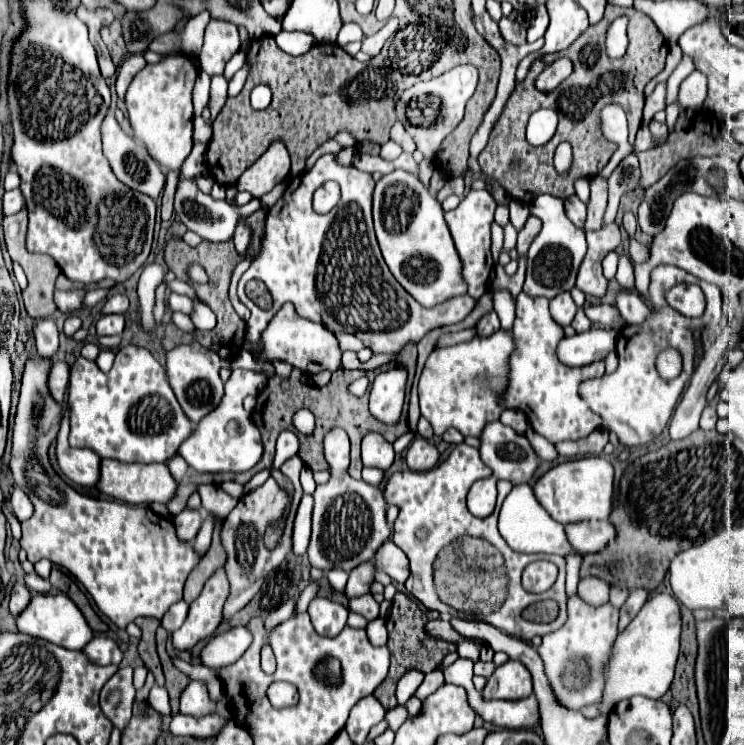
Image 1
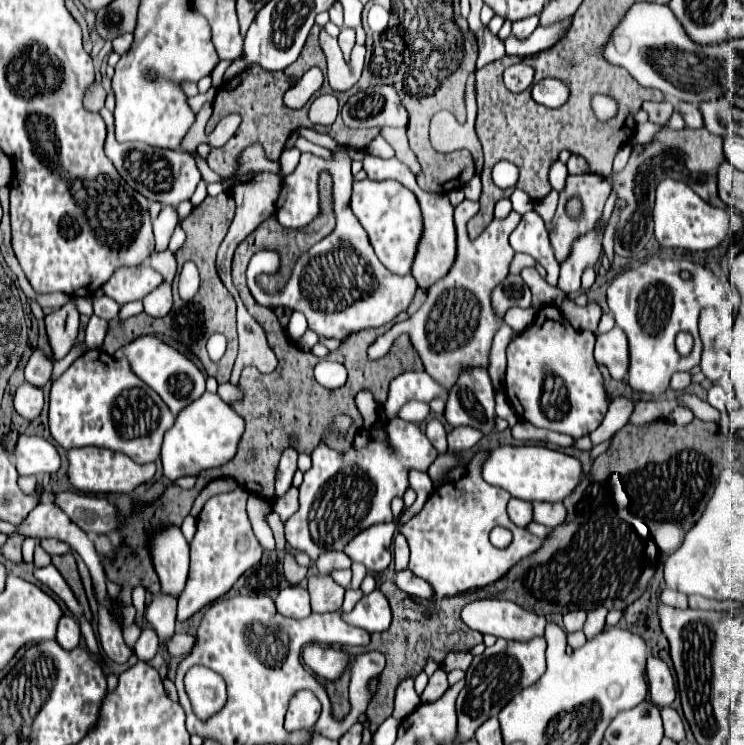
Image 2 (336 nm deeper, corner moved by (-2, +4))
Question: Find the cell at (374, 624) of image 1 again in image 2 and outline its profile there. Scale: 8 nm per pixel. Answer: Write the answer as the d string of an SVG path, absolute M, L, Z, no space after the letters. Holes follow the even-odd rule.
M376 588L370 594L364 594L362 600L356 604L356 608L348 614L344 614L344 620L352 626L360 626L366 632L384 632L390 626L392 614L390 614L390 604L386 596Z

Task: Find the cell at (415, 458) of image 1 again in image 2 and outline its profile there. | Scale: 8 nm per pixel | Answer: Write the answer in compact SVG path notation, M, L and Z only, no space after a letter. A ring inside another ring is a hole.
M458 426L458 428L452 428L448 432L448 448L452 452L462 452L462 450L470 450L474 444L478 444L478 440L482 438L484 434L478 430L478 428L472 428L472 426Z

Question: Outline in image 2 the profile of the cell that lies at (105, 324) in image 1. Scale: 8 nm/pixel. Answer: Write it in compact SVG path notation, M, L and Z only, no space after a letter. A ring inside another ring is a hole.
M92 296L92 306L94 306L94 314L104 320L118 318L120 304L108 296Z

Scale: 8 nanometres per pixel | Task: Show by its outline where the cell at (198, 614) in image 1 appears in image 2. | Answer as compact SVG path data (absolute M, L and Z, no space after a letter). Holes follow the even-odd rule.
M236 488L234 492L212 496L196 522L196 536L190 544L190 574L184 592L178 598L178 620L188 620L194 612L208 606L222 594L226 594L234 582L262 558L262 546L256 540L250 520L246 516L248 492Z

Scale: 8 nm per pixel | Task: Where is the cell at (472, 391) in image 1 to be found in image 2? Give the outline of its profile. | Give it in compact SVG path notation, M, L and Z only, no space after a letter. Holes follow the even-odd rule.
M406 402L400 412L398 412L398 418L402 420L408 420L408 422L422 422L430 412L430 406L424 404L424 402Z

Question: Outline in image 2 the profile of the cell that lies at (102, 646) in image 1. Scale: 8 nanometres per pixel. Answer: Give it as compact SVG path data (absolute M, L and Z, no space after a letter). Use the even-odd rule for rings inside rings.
M62 614L62 618L58 620L56 642L64 650L74 650L78 646L78 642L80 642L80 626L76 624L76 620L70 614Z

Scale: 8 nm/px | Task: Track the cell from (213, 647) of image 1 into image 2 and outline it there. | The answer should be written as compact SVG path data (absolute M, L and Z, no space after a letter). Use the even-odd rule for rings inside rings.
M174 634L168 642L166 642L166 652L170 656L186 656L192 650L192 644L196 642L194 636L190 634Z

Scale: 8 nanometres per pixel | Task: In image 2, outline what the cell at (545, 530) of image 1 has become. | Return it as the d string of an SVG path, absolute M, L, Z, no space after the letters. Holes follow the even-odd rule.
M510 498L510 502L508 502L508 516L510 516L510 520L514 524L524 528L528 522L532 522L532 504L526 502L526 500Z

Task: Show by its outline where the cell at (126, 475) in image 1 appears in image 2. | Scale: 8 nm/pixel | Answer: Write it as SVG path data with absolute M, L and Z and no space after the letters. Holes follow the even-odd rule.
M84 446L68 450L68 480L74 488L86 494L128 494L136 486L150 482L156 472L156 464L136 464L122 452L112 452L108 448Z

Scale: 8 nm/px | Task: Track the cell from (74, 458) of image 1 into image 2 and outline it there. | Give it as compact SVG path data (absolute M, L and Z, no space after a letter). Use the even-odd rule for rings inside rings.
M22 434L14 444L14 466L20 476L38 476L60 468L58 450L44 438Z

